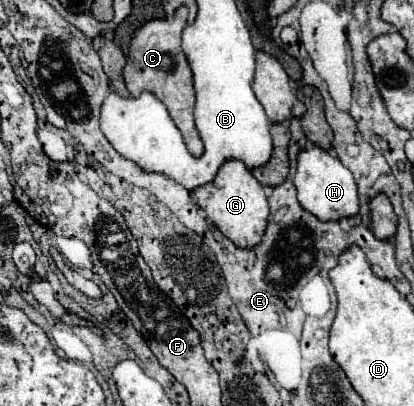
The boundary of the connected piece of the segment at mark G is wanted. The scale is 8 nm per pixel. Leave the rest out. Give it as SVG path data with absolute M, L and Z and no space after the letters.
M229 159L217 171L215 179L209 185L201 185L191 191L195 203L207 213L207 217L217 225L217 229L229 237L237 247L255 247L267 227L269 205L263 185L253 177L253 173L245 167L243 161Z

